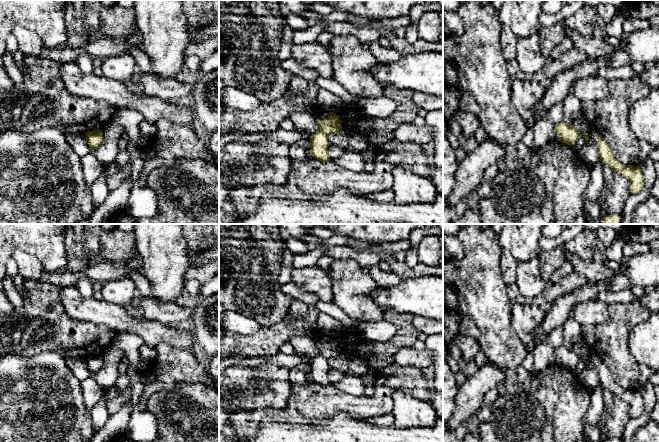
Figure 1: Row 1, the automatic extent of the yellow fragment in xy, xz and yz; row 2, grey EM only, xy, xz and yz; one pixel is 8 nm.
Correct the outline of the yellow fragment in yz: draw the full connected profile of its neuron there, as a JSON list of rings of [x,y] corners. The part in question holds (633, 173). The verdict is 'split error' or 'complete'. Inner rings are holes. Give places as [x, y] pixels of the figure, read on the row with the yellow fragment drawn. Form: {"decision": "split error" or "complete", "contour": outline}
{"decision": "complete", "contour": [[[600,136],[598,139],[599,158],[614,171],[622,174],[630,181],[631,194],[637,194],[644,188],[644,176],[639,166],[624,165],[616,160],[608,143]]]}

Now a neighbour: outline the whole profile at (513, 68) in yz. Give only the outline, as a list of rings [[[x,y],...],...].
[[[515,58],[507,62],[507,68],[512,79],[520,72],[520,67]]]

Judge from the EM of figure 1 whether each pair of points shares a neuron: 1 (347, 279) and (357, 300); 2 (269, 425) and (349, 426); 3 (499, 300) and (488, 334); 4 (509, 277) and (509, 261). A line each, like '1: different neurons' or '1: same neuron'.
1: same neuron
2: same neuron
3: same neuron
4: same neuron

